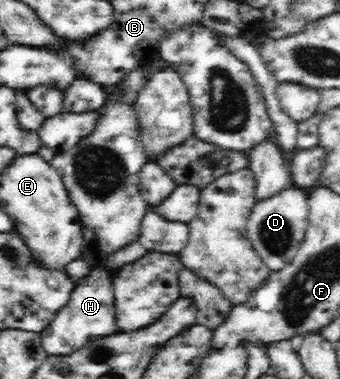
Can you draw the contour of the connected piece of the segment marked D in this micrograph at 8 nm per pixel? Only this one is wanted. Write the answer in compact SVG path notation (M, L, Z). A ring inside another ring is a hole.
M293 184L255 203L248 219L246 237L250 238L253 249L272 272L285 269L292 257L295 257L305 237L309 221L308 209L308 190Z

